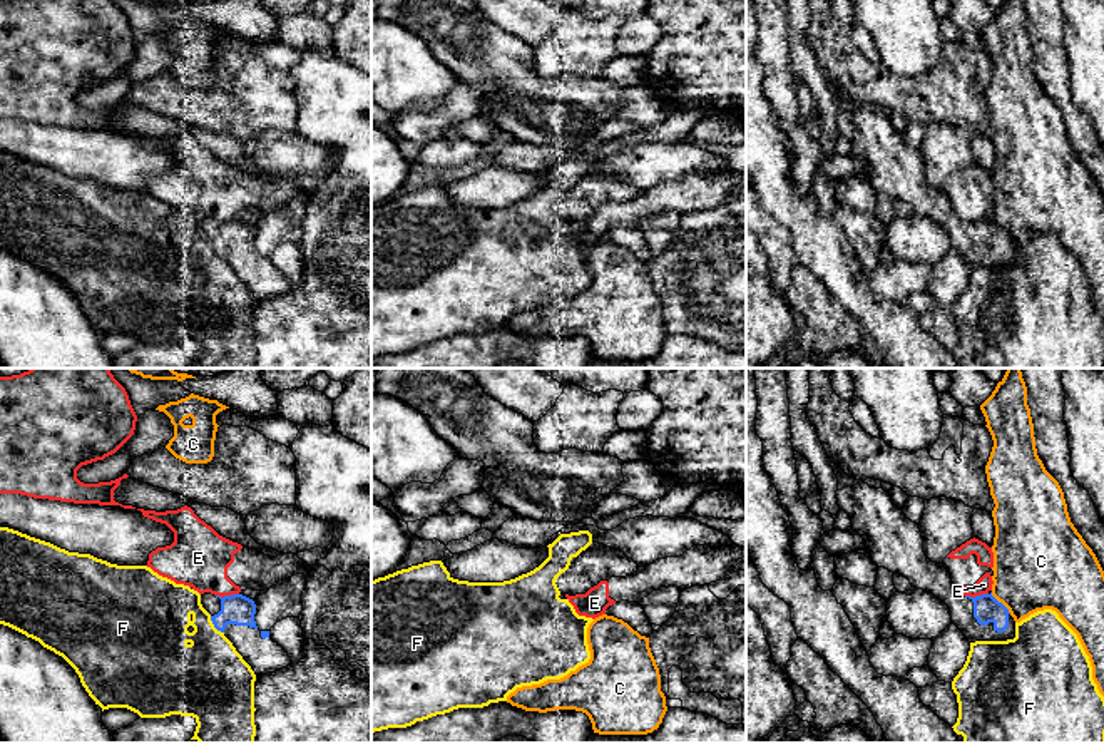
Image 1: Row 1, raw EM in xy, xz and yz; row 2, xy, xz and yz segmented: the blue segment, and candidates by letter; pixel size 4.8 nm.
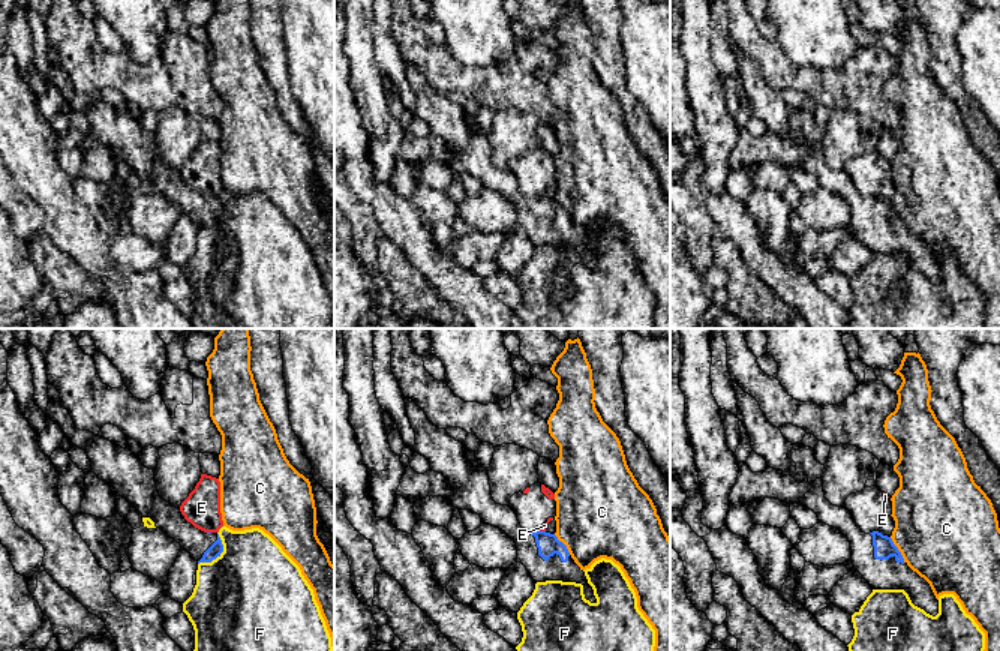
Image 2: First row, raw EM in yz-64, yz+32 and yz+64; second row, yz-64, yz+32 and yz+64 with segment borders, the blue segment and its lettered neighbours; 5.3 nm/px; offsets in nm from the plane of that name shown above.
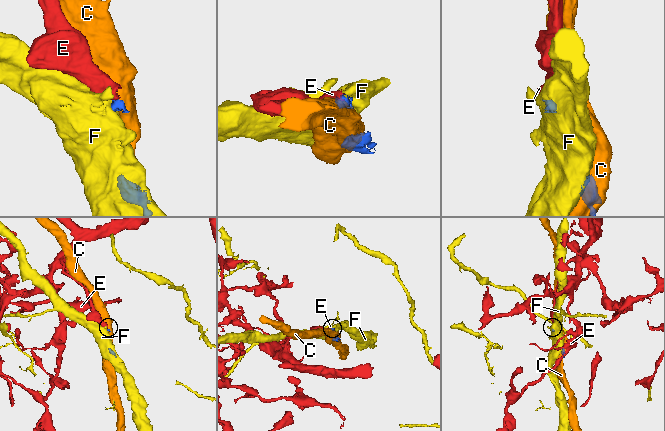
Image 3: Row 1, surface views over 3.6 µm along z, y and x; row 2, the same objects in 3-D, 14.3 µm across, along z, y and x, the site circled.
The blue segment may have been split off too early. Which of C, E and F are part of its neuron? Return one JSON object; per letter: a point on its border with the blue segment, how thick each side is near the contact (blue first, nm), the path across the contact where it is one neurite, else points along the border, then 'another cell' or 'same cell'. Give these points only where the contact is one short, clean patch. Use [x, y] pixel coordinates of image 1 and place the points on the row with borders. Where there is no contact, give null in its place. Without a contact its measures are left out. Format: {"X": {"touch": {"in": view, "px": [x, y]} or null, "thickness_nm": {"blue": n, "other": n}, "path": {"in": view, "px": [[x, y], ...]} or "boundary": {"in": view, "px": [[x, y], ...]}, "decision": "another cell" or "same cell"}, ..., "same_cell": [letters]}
{"C": {"touch": {"in": "yz", "px": [1001, 603]}, "thickness_nm": {"blue": 130, "other": 420}, "decision": "another cell"}, "E": {"touch": {"in": "xy", "px": [226, 596]}, "thickness_nm": {"blue": 150, "other": 280}, "boundary": {"in": "xy", "px": [[238, 593], [216, 596]]}, "decision": "another cell"}, "F": {"touch": {"in": "xy", "px": [214, 626]}, "thickness_nm": {"blue": 150, "other": 380}, "decision": "another cell"}, "same_cell": []}

